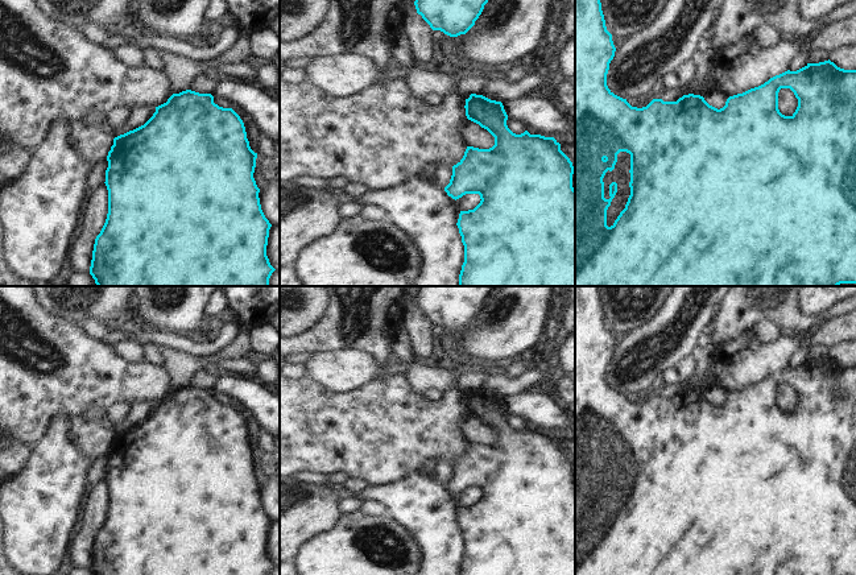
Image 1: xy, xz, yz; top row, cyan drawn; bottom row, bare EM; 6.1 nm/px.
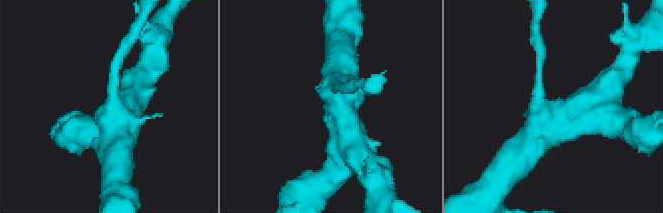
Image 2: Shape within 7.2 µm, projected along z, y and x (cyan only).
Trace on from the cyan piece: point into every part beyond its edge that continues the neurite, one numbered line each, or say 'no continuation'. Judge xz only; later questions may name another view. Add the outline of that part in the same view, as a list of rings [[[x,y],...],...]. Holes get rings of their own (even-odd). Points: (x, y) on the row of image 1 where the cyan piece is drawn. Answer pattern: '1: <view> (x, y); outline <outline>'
no continuation

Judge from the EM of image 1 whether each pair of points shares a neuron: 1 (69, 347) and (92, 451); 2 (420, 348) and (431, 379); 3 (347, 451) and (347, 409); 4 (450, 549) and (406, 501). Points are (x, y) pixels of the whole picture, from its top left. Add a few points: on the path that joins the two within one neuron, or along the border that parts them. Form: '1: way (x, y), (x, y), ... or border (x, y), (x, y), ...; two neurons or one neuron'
1: way (69, 373), (69, 396), (78, 425); one neuron
2: border (408, 335), (412, 352), (426, 363); two neurons
3: way (347, 441), (347, 420); one neuron
4: way (438, 537), (437, 532), (418, 513); one neuron

